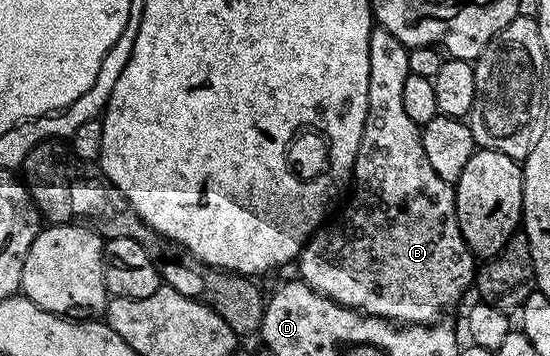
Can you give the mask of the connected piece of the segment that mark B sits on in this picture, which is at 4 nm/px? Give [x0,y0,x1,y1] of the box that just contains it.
[297,26,477,325]

